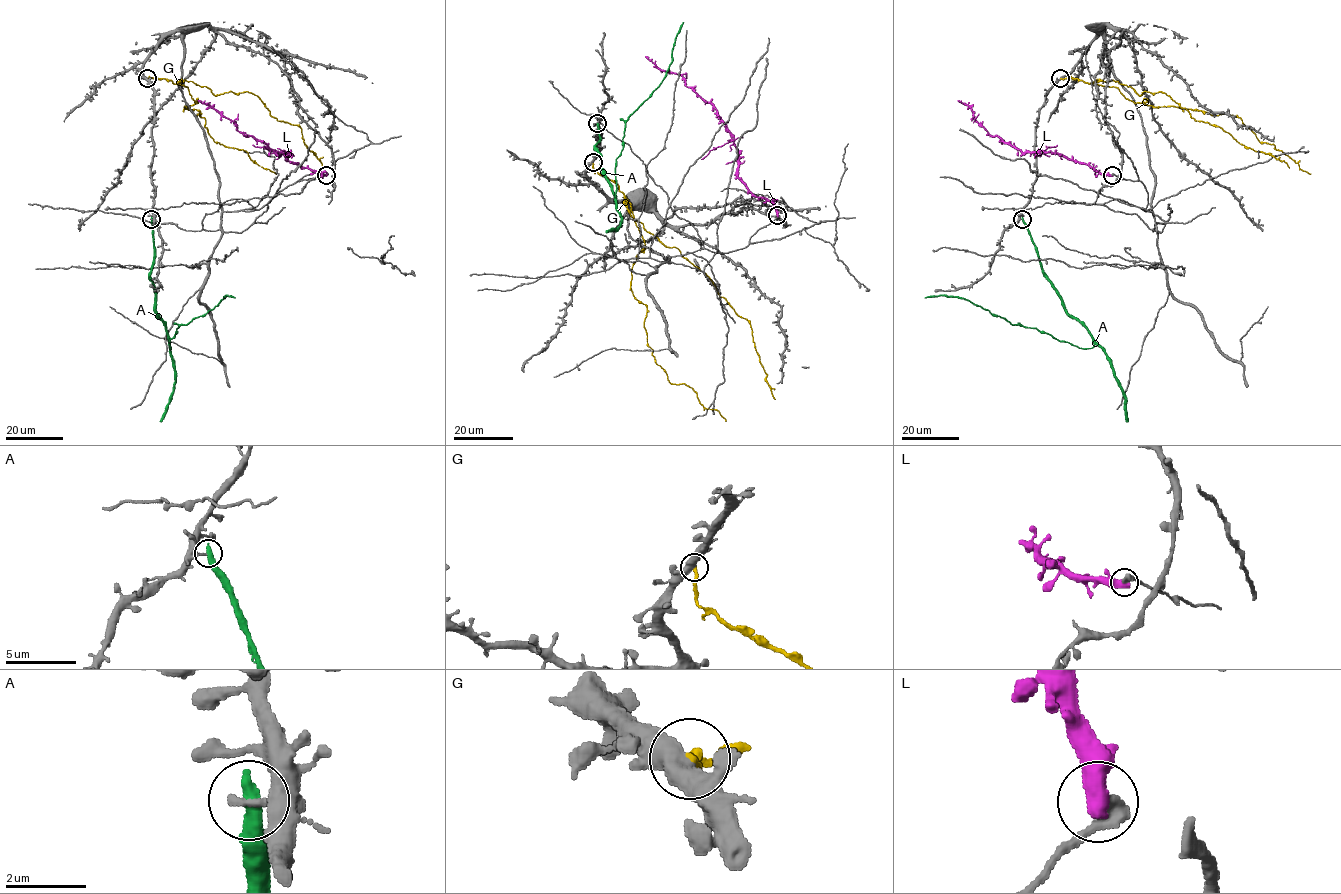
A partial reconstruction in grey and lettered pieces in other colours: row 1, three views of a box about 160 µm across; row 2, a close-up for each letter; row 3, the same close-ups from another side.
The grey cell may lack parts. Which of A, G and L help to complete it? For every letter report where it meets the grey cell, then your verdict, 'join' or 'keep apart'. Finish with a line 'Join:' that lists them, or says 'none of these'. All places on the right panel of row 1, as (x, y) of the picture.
A: meets grey at (1022, 219); keep apart
G: meets grey at (1060, 78); keep apart
L: meets grey at (1112, 175); keep apart
Join: none of these

